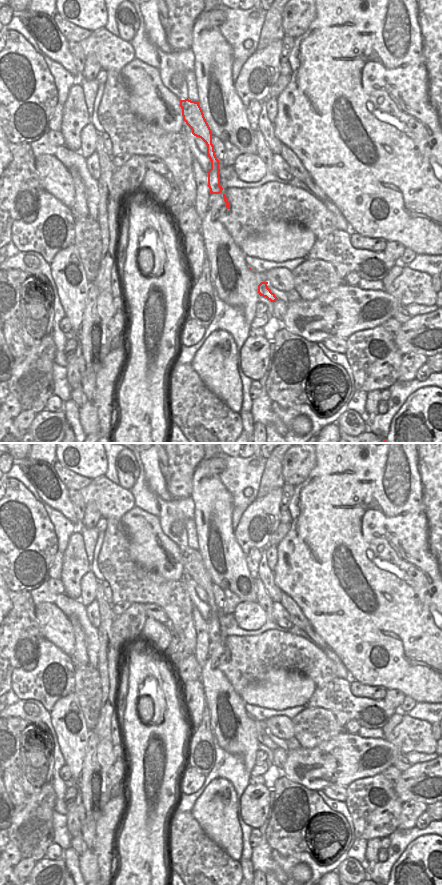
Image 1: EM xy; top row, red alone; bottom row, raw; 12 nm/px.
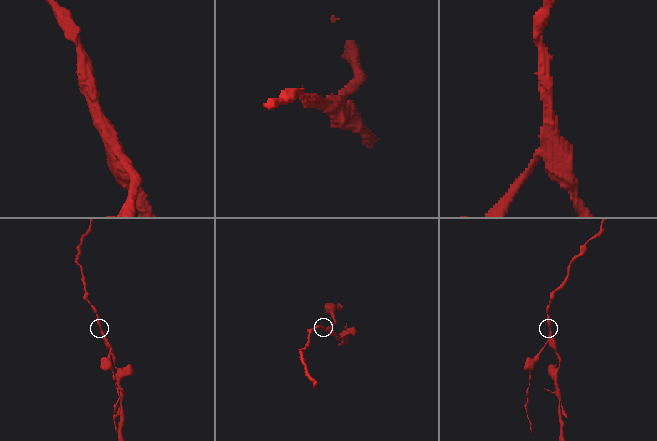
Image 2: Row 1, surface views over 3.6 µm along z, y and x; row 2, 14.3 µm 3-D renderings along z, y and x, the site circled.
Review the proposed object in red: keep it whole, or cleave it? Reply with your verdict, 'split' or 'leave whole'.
split

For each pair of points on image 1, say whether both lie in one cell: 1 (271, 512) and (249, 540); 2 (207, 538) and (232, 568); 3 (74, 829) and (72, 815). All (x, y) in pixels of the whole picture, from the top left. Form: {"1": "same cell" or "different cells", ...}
{"1": "same cell", "2": "same cell", "3": "same cell"}

